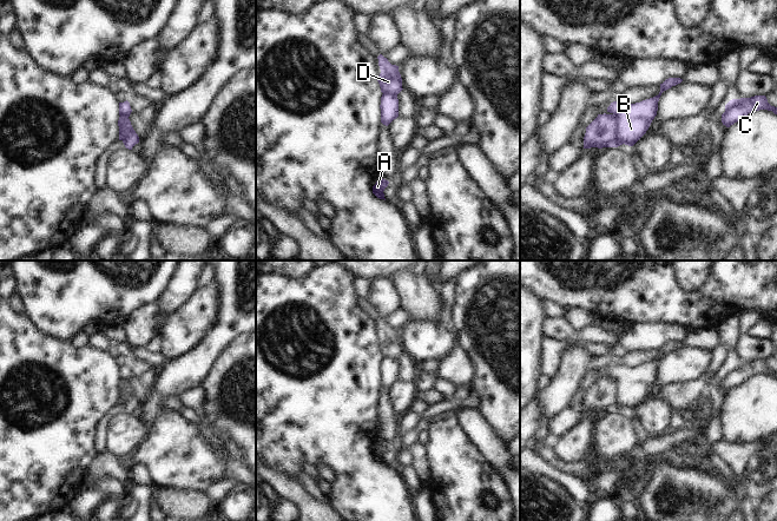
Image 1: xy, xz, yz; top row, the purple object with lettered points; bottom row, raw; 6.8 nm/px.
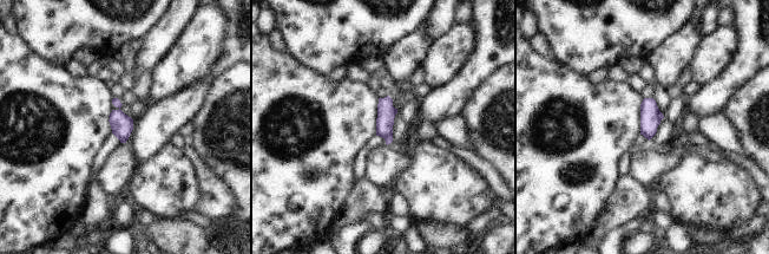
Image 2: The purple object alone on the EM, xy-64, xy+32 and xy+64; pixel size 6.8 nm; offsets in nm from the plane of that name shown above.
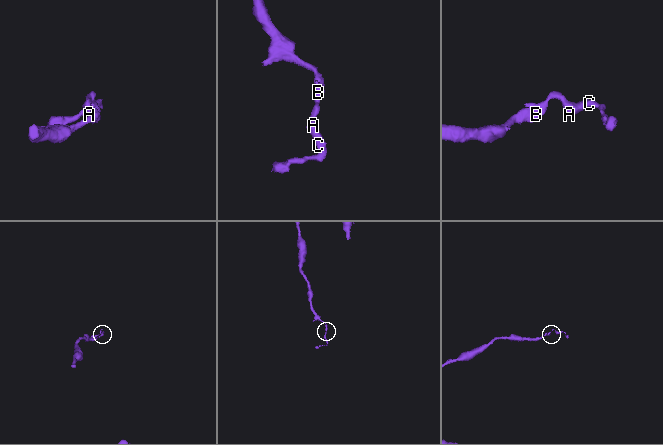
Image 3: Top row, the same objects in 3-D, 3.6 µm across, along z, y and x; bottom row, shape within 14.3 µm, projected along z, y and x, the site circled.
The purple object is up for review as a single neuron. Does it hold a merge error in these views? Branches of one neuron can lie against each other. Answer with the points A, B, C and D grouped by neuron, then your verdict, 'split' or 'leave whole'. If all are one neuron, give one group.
A B C / D; split

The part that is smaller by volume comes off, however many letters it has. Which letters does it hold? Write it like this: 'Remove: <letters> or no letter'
Remove: A, B, C

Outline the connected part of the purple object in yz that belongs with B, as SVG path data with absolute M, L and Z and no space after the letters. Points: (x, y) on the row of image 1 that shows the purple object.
M669 78L660 84L658 95L630 104L613 101L607 107L607 112L613 113L617 118L617 132L623 144L633 146L648 130L652 120L657 116L658 101L661 93L672 86L680 84L680 78Z

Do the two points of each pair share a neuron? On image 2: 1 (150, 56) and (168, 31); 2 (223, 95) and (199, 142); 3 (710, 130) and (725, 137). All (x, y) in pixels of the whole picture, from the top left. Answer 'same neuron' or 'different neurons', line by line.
1: same neuron
2: same neuron
3: same neuron

